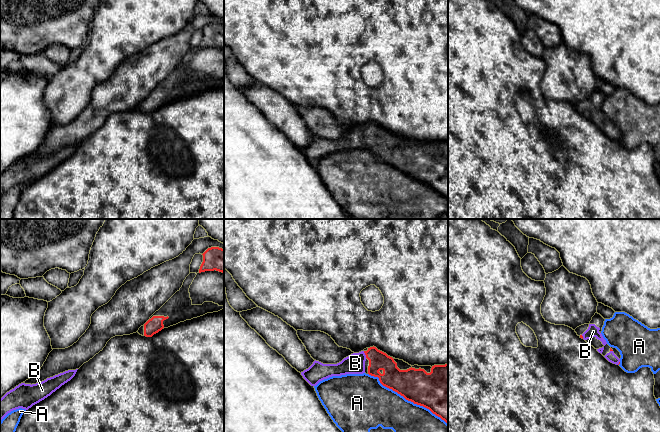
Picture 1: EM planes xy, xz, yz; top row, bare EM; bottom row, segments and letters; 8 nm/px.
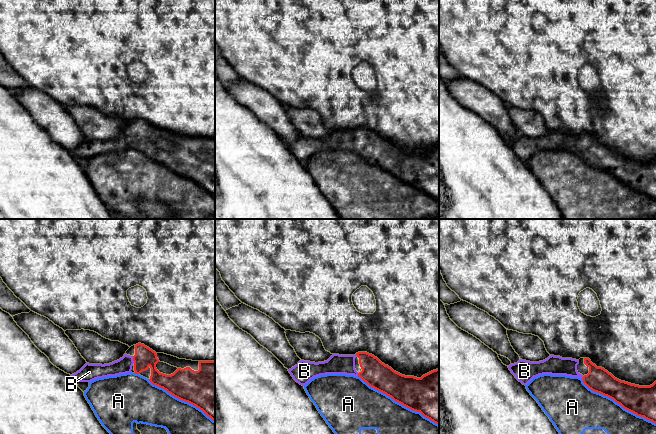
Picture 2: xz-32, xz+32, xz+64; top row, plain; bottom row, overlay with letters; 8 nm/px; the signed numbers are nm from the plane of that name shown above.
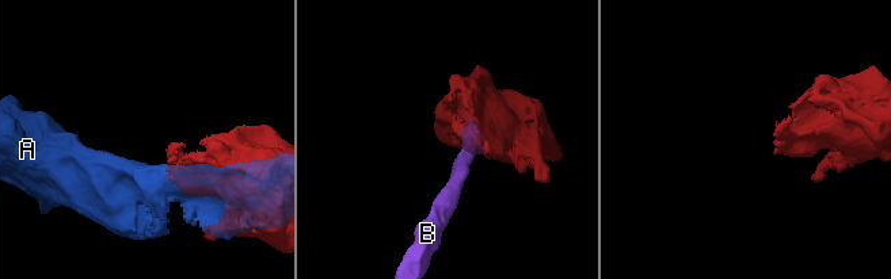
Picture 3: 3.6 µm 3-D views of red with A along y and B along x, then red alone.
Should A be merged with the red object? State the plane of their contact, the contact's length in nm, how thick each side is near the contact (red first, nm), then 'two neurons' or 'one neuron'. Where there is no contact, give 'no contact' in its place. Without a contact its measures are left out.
xz | 750 nm | 320/320 nm | two neurons

